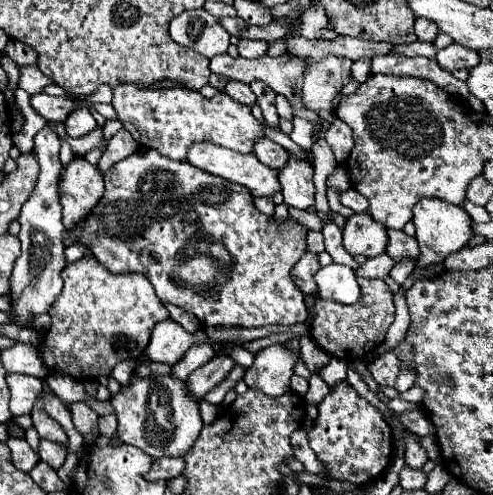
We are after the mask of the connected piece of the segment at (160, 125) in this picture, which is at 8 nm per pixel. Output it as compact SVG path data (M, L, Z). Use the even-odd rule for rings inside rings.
M117 85L111 105L124 128L133 131L133 139L139 145L157 149L175 161L187 161L187 151L193 143L207 141L239 153L253 153L255 141L265 137L263 123L251 115L251 109L229 99L225 93L205 99L191 89L137 89L133 85Z

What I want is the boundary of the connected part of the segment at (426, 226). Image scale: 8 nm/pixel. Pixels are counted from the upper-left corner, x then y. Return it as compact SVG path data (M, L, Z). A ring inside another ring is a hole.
M421 199L415 207L413 207L413 223L417 229L417 243L421 247L421 257L417 259L417 265L412 274L417 273L424 268L424 265L433 265L443 261L449 253L455 253L459 249L463 249L471 237L473 237L473 221L467 215L467 211L463 207L457 205L449 205L441 199Z

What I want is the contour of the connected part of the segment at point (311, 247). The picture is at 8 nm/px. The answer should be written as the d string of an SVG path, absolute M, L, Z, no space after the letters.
M307 231L307 251L313 251L313 253L325 251L325 243L323 243L321 231Z

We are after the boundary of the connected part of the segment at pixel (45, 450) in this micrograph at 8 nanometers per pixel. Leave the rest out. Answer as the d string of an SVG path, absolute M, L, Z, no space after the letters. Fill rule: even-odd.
M41 439L41 447L39 447L39 457L41 461L49 463L53 469L59 469L67 457L65 449L53 441L47 441L47 439Z

